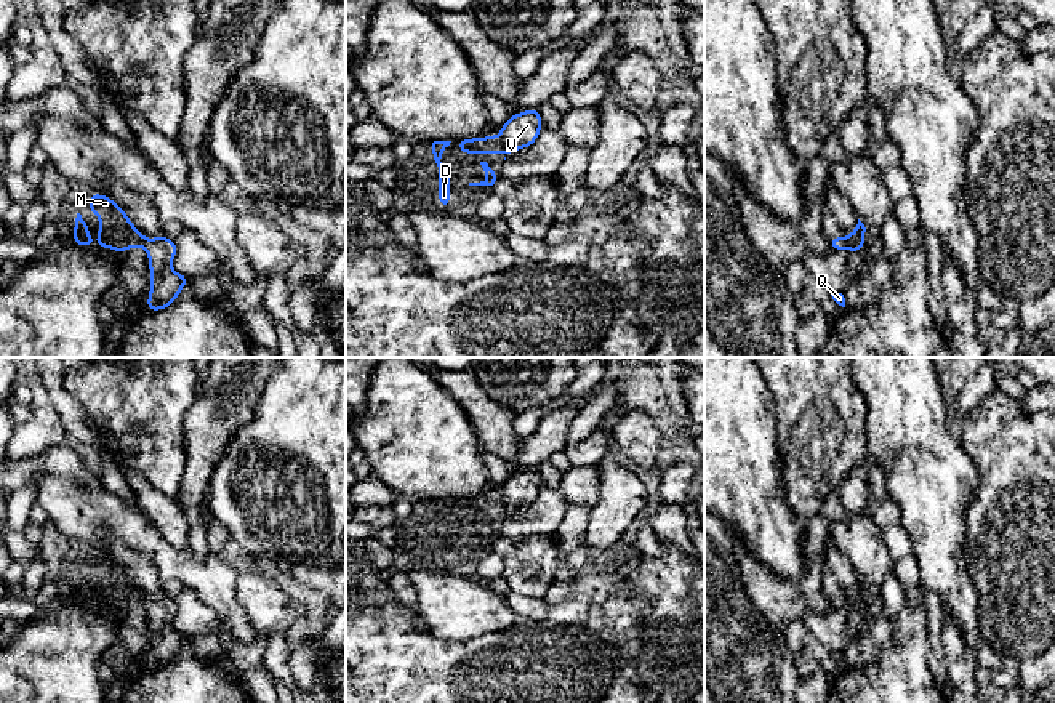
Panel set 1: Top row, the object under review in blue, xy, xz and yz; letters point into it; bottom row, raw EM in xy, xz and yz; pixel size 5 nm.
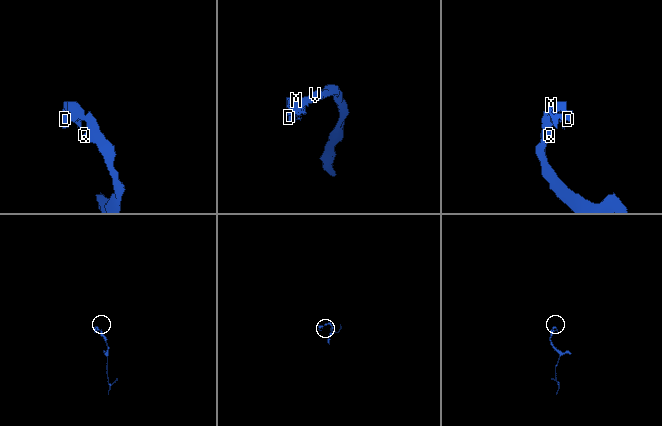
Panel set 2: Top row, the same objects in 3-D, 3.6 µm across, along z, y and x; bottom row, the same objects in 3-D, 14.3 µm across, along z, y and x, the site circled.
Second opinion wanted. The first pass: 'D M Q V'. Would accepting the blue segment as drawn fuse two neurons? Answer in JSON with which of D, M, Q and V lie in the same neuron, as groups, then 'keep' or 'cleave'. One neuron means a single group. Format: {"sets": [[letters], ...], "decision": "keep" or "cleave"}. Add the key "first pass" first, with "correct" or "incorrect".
{"first pass": "incorrect", "sets": [["D", "M"], ["Q", "V"]], "decision": "cleave"}

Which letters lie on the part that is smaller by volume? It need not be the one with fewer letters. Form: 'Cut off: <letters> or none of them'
Cut off: D, M

